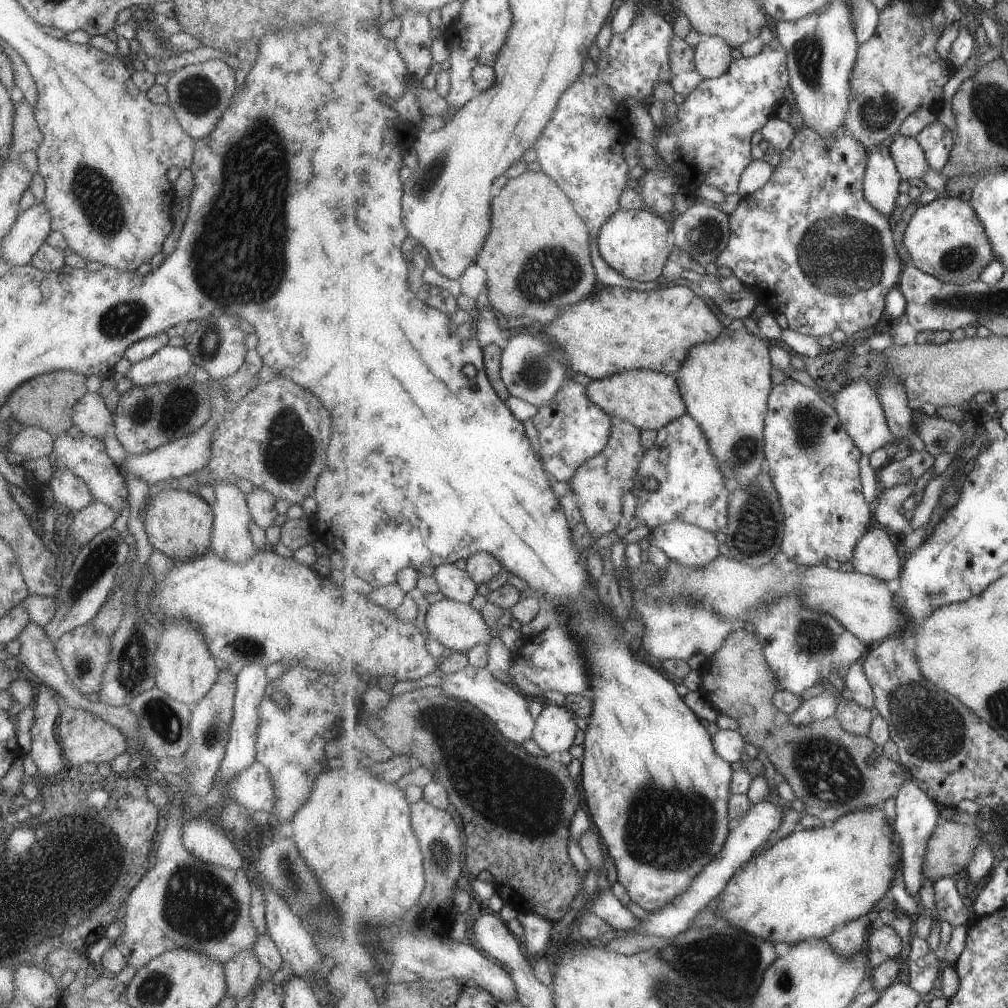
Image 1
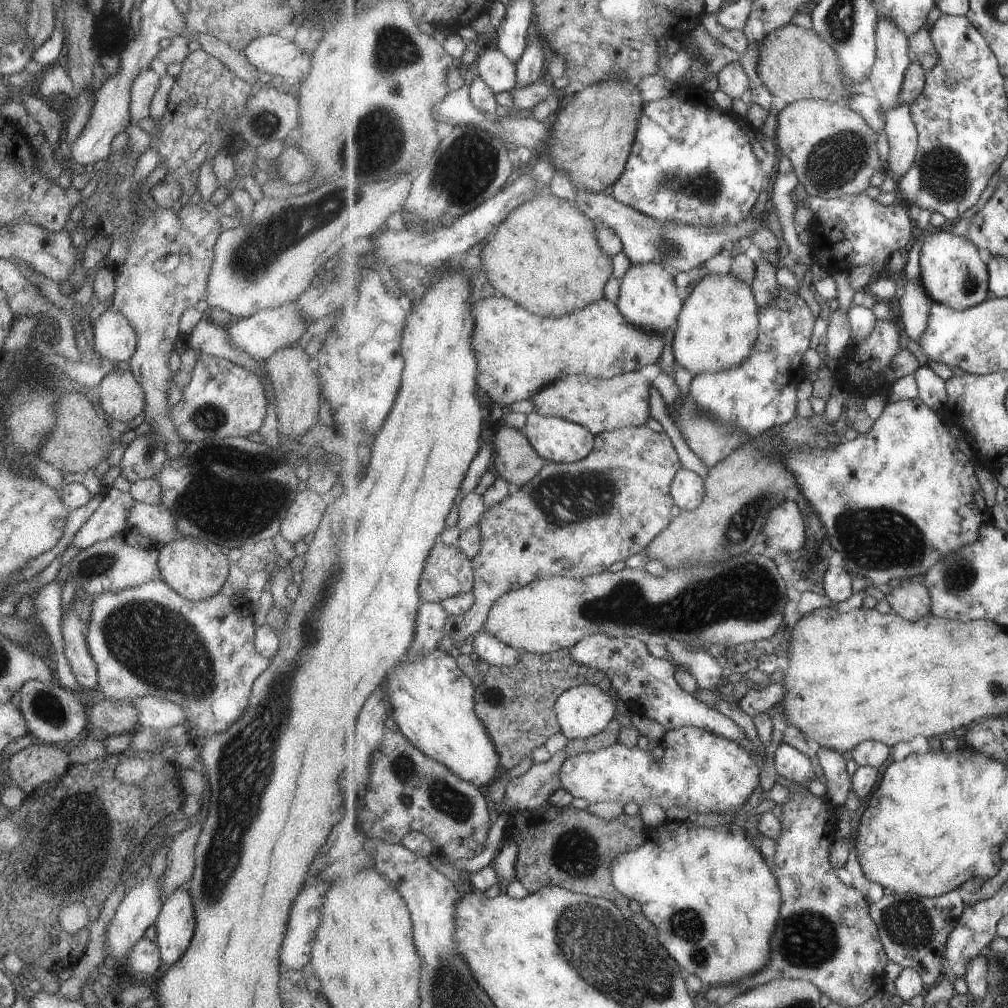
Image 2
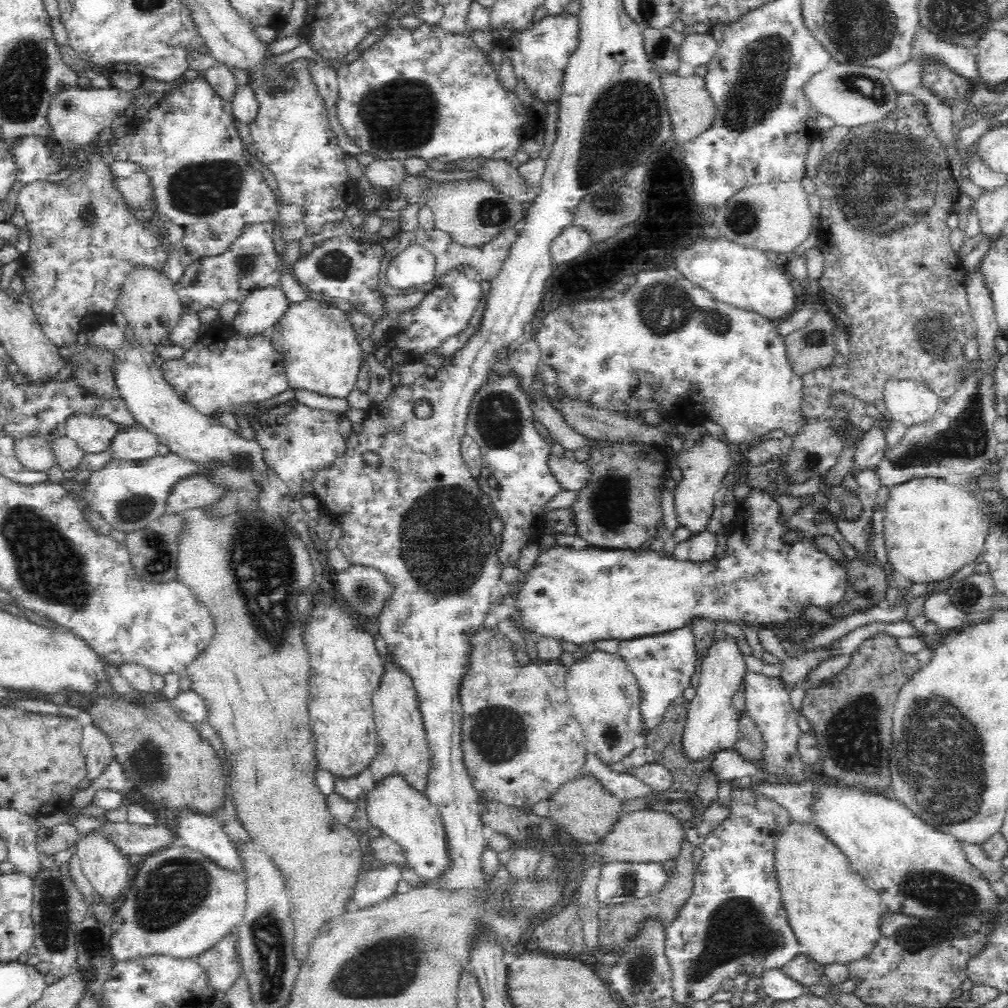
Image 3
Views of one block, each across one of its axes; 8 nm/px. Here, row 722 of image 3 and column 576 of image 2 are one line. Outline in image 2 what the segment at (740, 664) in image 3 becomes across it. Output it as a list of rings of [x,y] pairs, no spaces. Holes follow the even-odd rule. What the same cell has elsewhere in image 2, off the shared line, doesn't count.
[[[578,685],[560,696],[556,704],[562,733],[574,741],[601,734],[616,719],[618,697],[608,694],[600,685]]]

